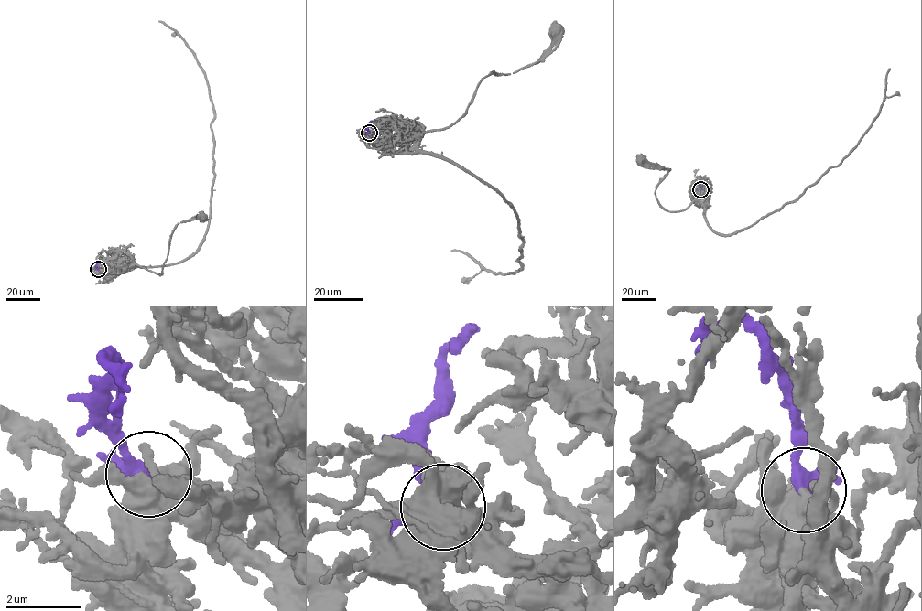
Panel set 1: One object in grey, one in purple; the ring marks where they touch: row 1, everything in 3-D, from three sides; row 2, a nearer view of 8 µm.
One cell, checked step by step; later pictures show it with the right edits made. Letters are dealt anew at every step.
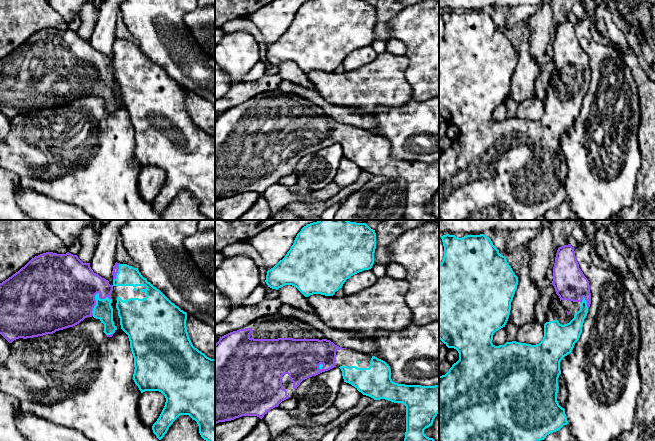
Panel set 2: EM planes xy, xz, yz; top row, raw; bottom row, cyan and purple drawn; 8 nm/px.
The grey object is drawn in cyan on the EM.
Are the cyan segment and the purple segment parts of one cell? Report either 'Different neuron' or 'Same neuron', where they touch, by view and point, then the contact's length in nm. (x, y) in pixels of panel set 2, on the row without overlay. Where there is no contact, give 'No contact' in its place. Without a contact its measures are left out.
Same neuron. Touches cyan at xy (95, 72). Shared border 220 nm

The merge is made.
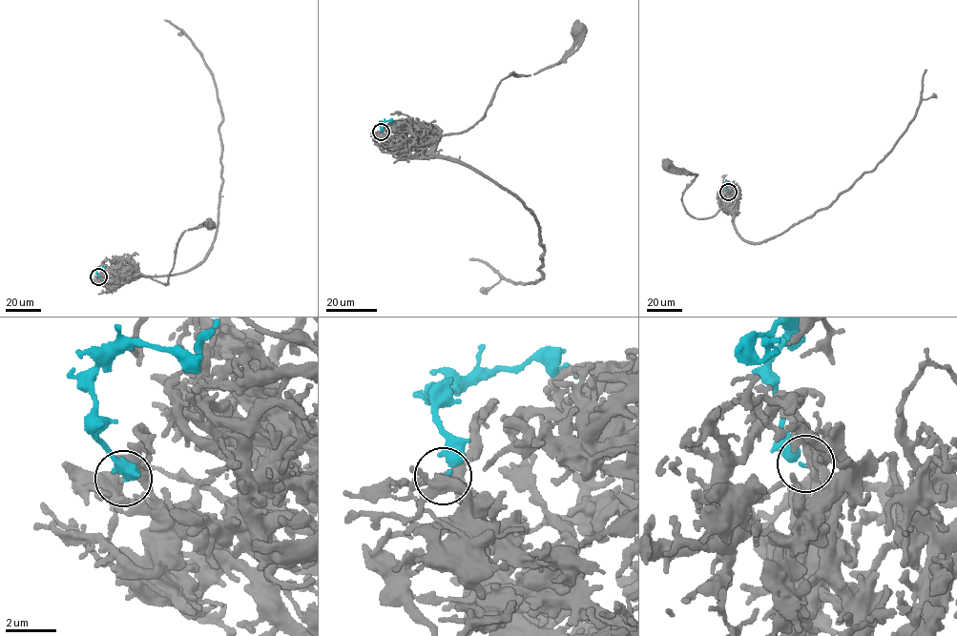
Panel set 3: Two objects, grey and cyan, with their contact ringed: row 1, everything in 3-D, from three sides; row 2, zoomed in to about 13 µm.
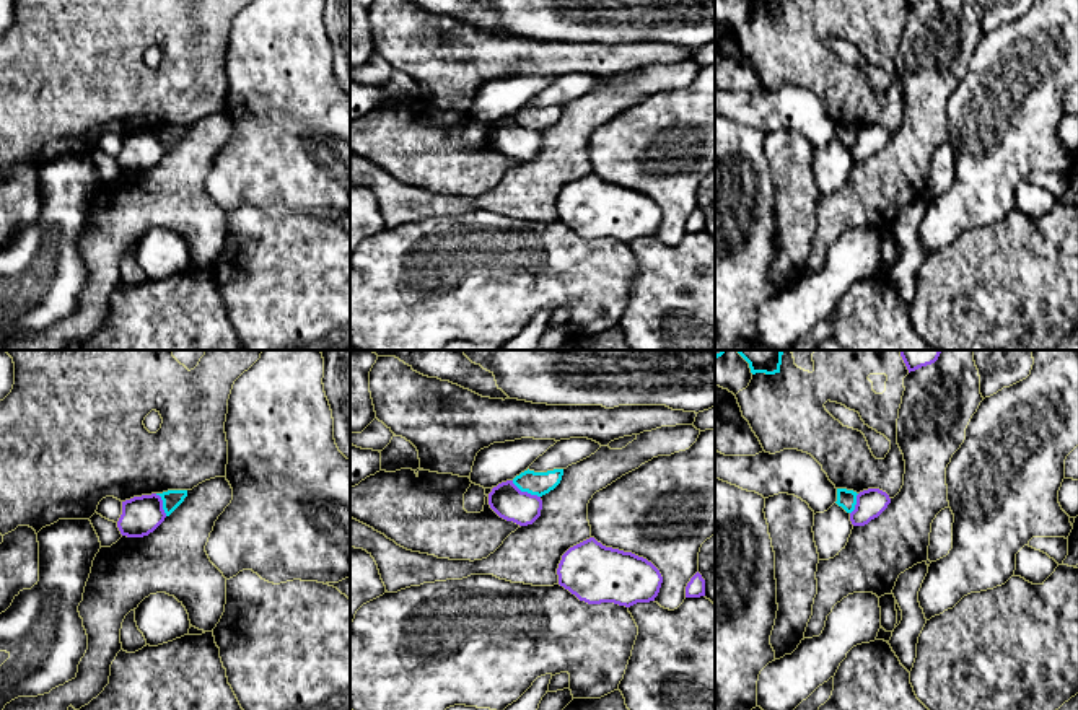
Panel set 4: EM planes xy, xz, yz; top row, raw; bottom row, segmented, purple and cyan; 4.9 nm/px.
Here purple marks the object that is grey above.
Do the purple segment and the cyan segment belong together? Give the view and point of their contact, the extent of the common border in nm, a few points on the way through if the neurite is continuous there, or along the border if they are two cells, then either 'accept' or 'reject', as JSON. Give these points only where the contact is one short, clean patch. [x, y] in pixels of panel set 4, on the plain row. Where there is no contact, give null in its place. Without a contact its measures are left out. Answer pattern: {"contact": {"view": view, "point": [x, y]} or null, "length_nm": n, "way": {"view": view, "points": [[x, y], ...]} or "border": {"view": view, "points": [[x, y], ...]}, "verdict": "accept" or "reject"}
{"contact": {"view": "xz", "point": [526, 127]}, "length_nm": 170, "border": {"view": "xz", "points": [[512, 116], [521, 126], [539, 132]]}, "verdict": "reject"}

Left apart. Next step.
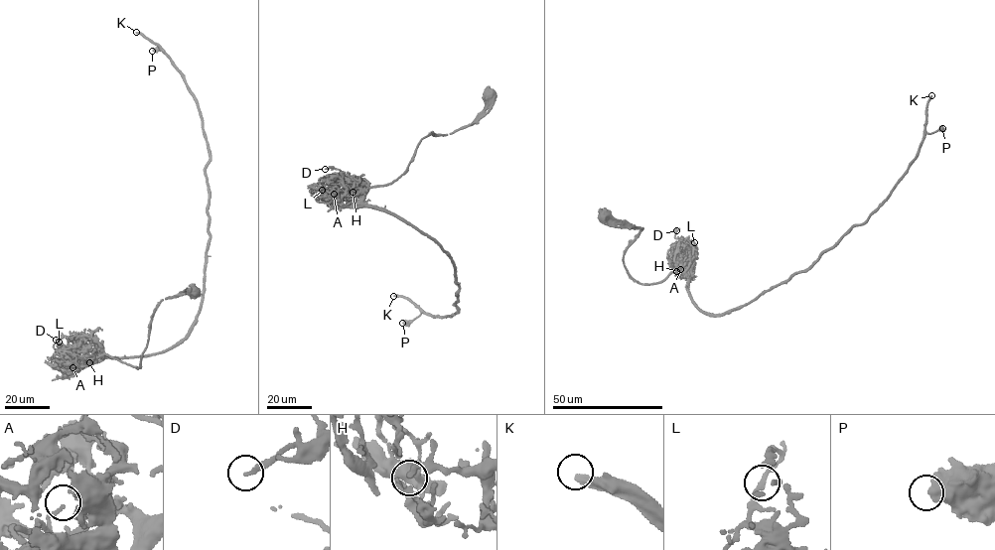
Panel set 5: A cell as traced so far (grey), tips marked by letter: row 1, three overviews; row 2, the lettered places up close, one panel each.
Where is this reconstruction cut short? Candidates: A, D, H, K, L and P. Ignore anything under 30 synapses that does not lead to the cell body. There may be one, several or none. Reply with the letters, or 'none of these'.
K

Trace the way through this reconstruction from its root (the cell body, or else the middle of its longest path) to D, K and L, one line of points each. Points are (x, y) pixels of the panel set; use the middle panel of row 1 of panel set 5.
D: (489, 94), (486, 107), (470, 124), (421, 139), (406, 170), (389, 183), (369, 188), (360, 178), (325, 169)
K: (489, 94), (470, 124), (421, 139), (406, 170), (363, 199), (439, 244), (459, 312), (435, 316), (393, 296)
L: (489, 94), (470, 124), (421, 139), (390, 183), (368, 188), (346, 181), (322, 190)

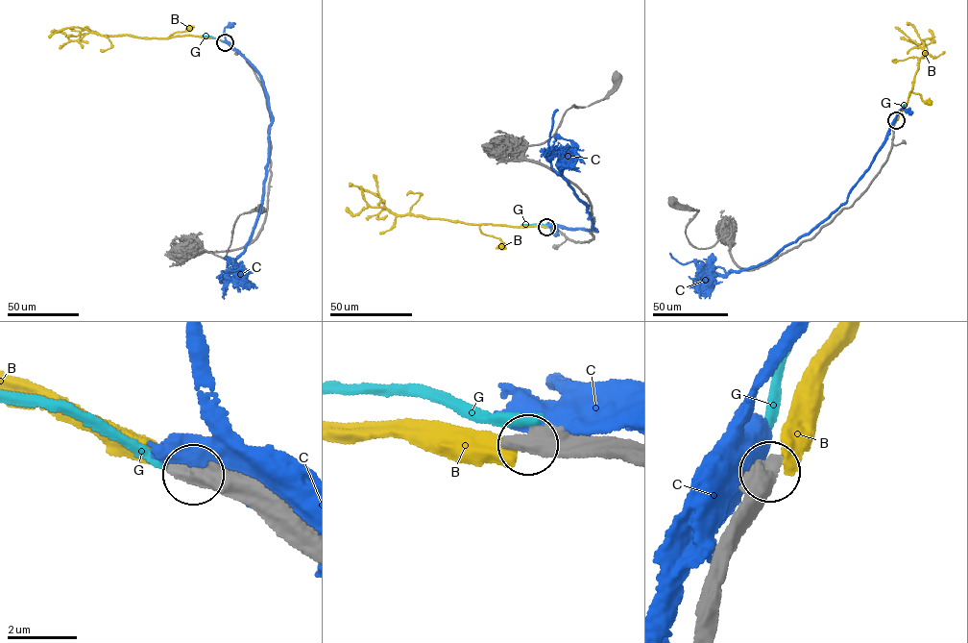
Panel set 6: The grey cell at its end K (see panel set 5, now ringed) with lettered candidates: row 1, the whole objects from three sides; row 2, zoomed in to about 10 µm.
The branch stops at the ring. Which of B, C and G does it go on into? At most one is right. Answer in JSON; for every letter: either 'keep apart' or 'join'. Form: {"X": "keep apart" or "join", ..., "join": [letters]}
{"B": "keep apart", "C": "keep apart", "G": "keep apart", "join": []}

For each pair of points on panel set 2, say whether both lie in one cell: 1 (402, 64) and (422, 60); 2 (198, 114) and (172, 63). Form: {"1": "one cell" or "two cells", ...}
{"1": "two cells", "2": "two cells"}

